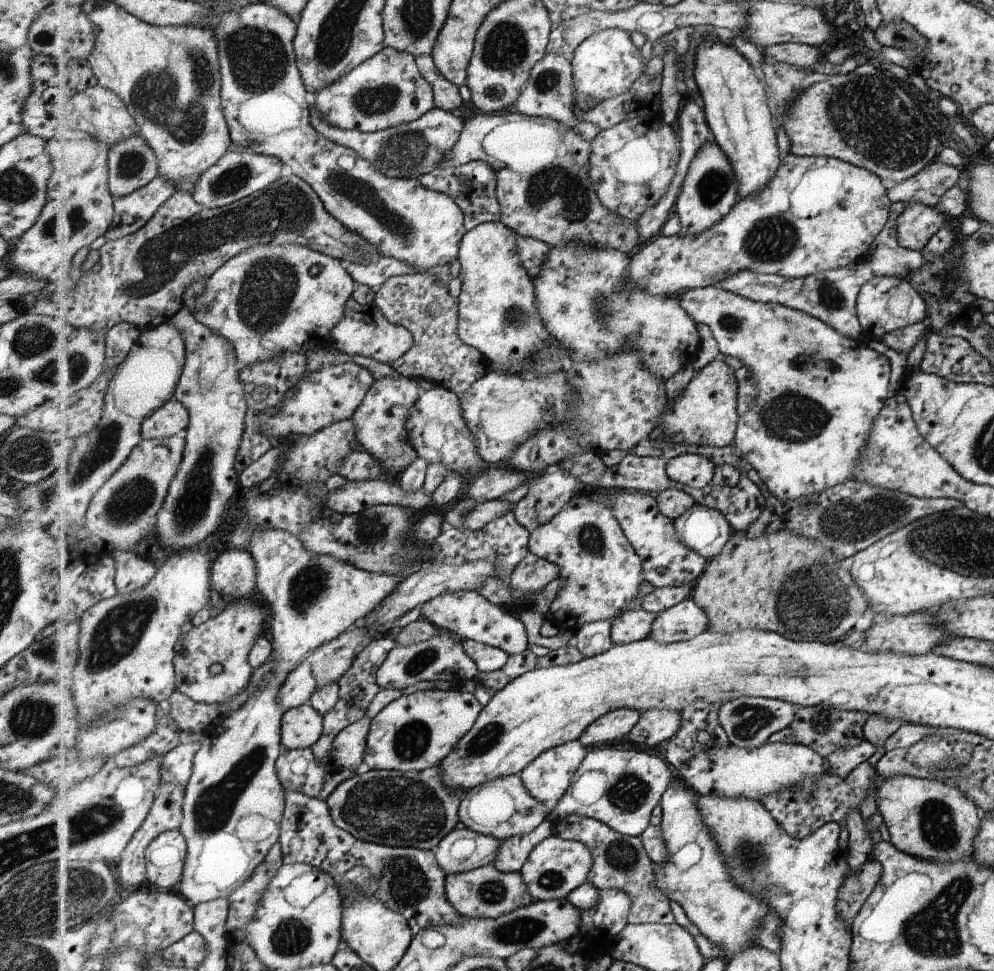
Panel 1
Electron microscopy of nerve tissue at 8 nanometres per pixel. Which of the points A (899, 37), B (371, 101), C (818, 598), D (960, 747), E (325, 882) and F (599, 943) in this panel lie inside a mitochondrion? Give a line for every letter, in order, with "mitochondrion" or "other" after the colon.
A: other
B: mitochondrion
C: mitochondrion
D: other
E: other
F: other

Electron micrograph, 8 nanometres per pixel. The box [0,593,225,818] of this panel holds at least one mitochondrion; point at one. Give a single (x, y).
(32, 718)

